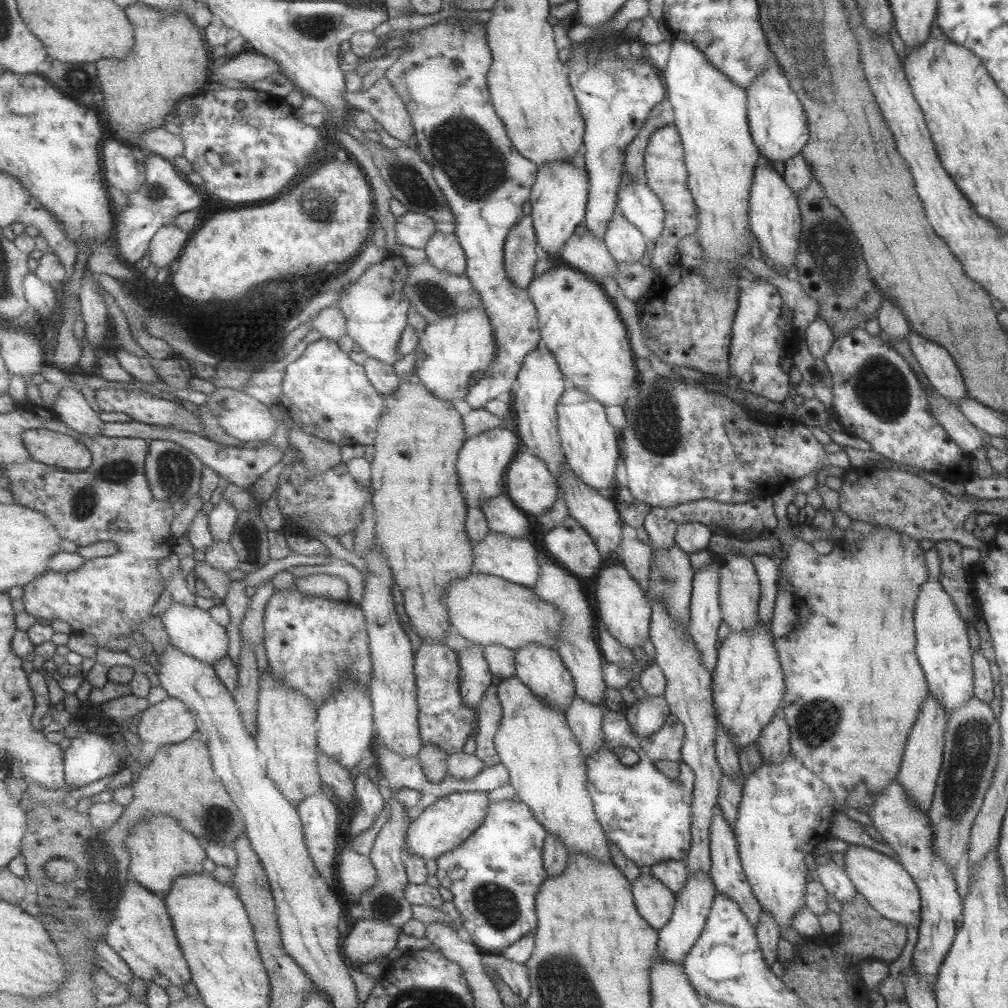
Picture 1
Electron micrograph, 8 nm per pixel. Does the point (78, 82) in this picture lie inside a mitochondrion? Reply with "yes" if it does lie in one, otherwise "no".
yes

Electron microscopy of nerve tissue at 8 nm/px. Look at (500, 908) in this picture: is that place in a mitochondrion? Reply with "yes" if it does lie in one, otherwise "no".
yes

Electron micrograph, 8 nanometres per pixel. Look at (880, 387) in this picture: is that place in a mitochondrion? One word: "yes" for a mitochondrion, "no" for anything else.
yes

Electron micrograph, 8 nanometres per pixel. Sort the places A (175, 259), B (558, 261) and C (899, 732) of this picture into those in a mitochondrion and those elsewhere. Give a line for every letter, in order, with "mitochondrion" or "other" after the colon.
A: other
B: other
C: other

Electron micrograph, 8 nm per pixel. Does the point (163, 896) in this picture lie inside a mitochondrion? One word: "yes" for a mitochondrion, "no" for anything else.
no

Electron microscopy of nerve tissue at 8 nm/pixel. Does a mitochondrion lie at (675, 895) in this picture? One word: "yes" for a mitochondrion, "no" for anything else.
no

